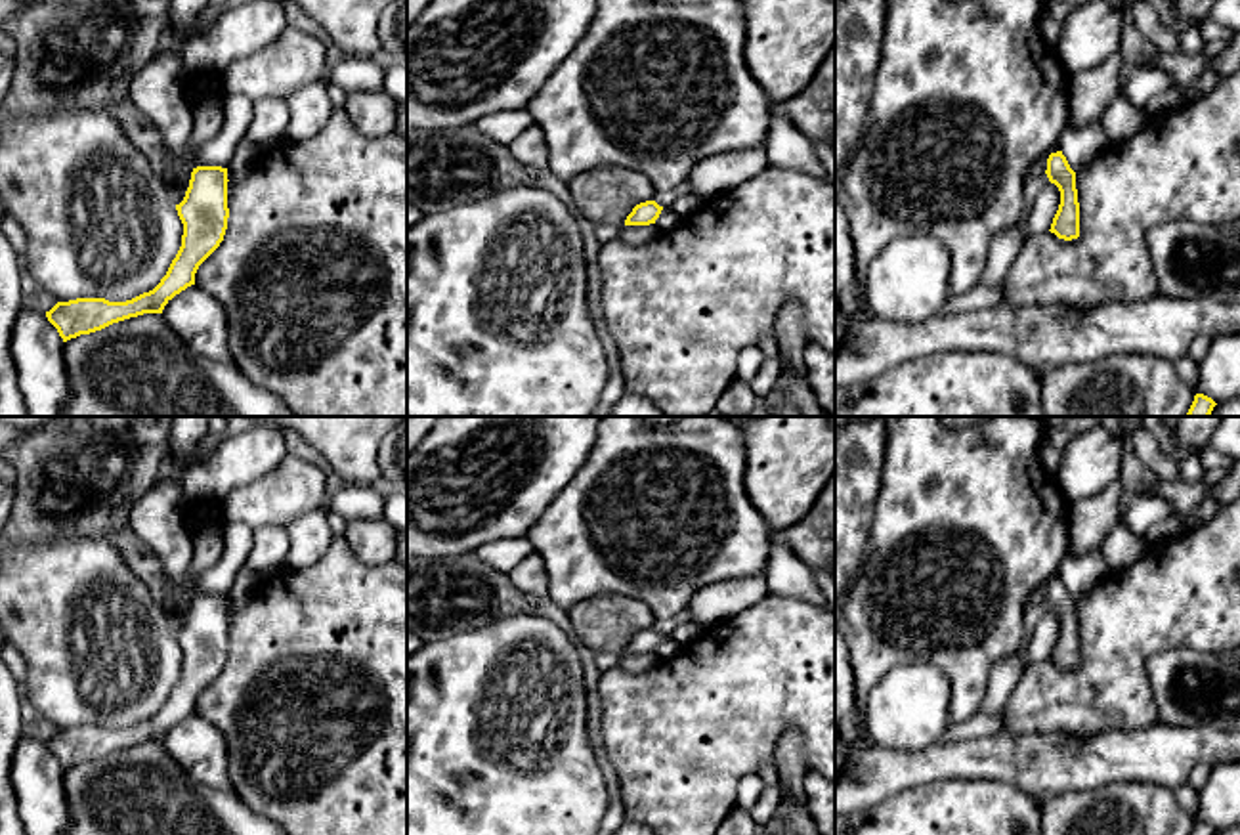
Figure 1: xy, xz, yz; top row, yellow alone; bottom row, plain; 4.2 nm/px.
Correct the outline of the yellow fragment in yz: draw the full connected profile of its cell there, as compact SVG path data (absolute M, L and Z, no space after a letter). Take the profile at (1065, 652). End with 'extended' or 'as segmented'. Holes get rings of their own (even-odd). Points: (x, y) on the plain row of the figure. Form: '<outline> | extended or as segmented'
M1062 579L1047 587L1047 606L1060 619L1060 632L1051 652L1051 661L1058 667L1072 669L1080 665L1080 631L1076 617L1076 600L1070 596Z | as segmented

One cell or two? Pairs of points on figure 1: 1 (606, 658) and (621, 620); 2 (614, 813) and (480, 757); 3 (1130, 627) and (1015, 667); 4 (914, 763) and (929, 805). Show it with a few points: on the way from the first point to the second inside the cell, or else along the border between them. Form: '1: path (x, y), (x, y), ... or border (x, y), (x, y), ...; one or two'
1: border (597, 650), (620, 654); two
2: border (608, 803), (602, 814); two
3: border (1028, 665), (1005, 706); two
4: border (965, 778), (929, 780), (879, 801); two

